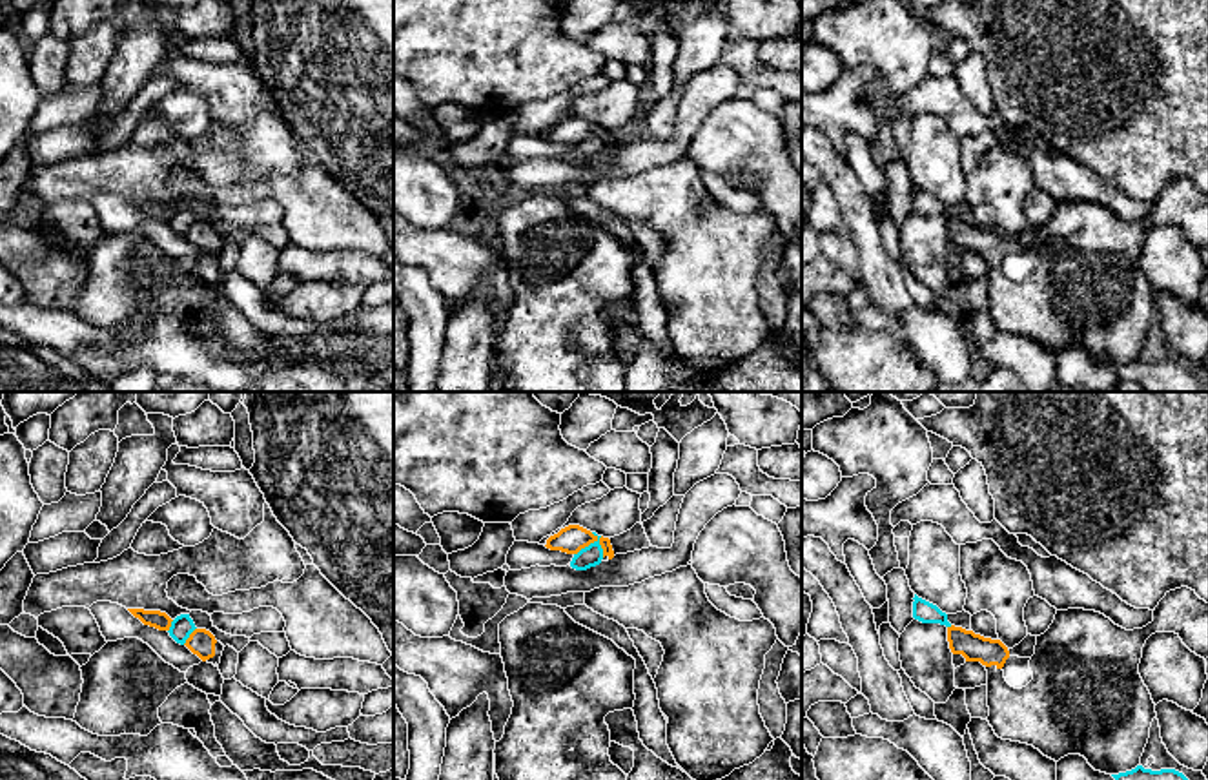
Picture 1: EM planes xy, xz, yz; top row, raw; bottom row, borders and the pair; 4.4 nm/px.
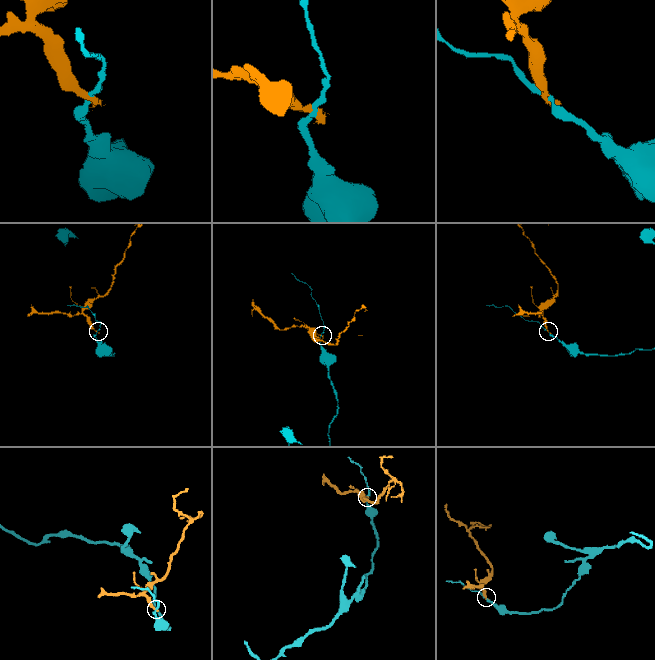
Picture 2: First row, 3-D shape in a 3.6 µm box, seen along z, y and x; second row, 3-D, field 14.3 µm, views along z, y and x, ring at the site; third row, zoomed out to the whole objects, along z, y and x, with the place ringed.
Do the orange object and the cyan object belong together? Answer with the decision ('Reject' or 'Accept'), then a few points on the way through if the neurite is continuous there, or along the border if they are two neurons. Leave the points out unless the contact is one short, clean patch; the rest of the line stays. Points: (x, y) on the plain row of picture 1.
Reject. Boundary: xz (602, 128), (574, 146)

